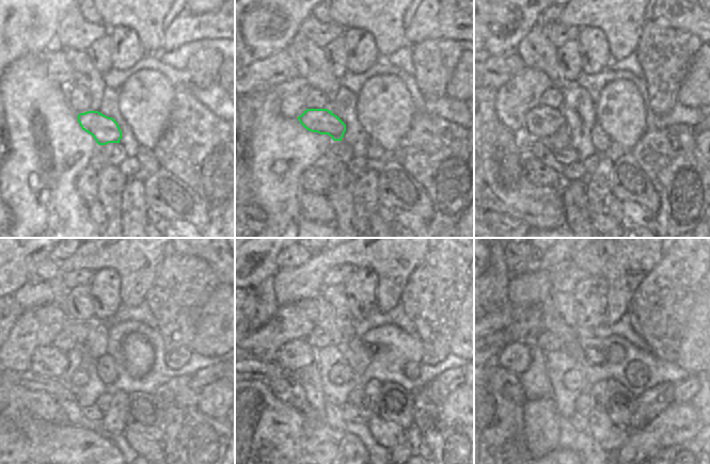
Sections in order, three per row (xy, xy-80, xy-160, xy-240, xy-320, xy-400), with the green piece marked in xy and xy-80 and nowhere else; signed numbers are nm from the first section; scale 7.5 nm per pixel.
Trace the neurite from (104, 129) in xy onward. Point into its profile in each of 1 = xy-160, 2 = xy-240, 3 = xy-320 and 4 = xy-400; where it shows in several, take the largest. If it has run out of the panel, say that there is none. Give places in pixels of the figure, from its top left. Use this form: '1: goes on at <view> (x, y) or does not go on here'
1: goes on at xy-160 (541, 122)
2: goes on at xy-240 (48, 361)
3: goes on at xy-320 (282, 353)
4: goes on at xy-400 (511, 356)

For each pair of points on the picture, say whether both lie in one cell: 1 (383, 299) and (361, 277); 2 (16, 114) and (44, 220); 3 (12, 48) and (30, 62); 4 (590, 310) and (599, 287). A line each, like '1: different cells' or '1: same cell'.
1: different cells
2: same cell
3: different cells
4: same cell

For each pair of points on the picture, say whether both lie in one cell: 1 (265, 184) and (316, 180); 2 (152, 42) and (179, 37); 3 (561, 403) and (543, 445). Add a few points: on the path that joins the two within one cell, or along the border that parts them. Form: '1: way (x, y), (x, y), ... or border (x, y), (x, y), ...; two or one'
1: border (319, 164), (303, 172), (304, 191); two
2: border (164, 30), (161, 50); two
3: border (552, 399), (559, 415); two

